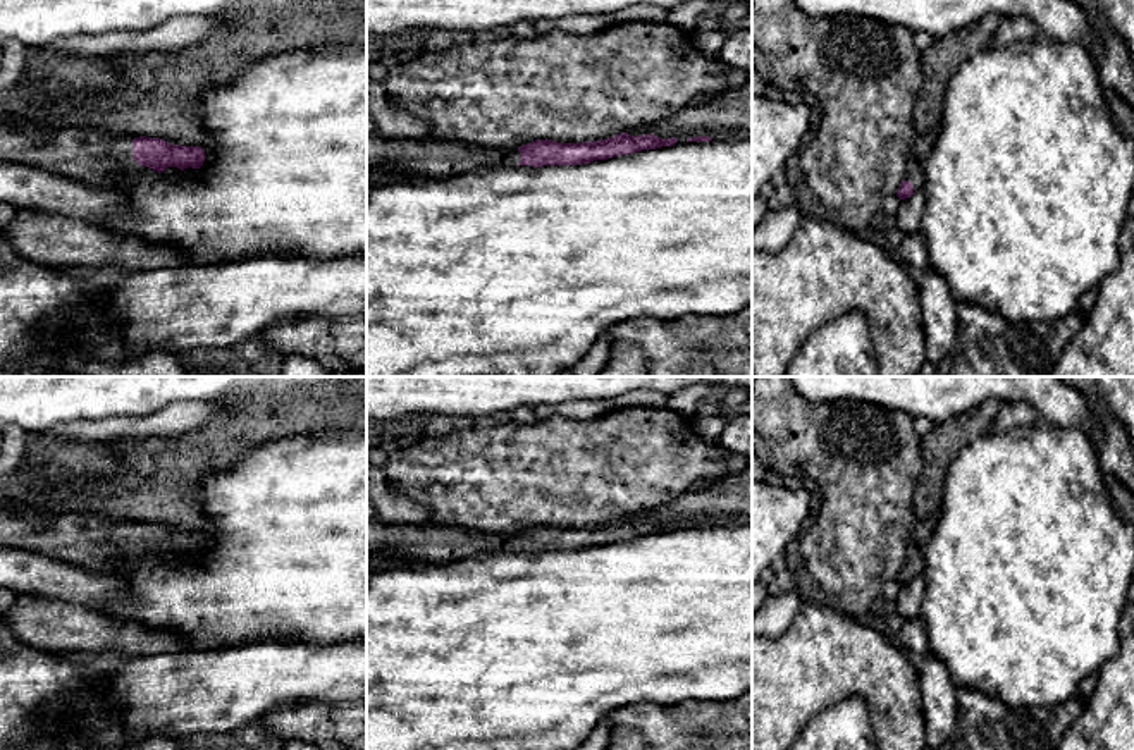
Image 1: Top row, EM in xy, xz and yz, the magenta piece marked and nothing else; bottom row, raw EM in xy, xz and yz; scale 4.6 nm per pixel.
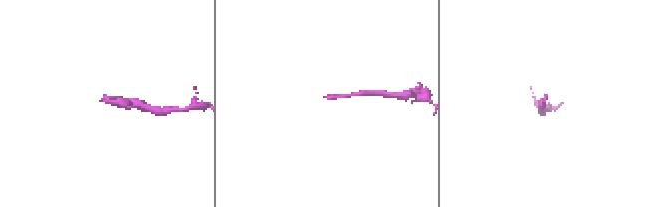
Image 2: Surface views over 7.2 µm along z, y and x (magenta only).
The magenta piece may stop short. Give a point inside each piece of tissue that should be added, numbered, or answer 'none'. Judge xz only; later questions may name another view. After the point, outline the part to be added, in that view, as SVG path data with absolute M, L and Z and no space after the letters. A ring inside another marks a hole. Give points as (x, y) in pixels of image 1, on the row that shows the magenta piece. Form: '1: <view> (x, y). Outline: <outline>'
1: xz (410, 159). Outline: M367 132L367 165L391 167L391 181L456 177L497 167L516 167L520 151L451 139L385 138Z

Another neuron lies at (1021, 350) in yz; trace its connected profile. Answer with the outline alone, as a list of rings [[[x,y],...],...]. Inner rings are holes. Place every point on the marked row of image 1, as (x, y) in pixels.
[[[957,303],[960,332],[988,342],[1003,377],[1051,377],[1067,344],[1084,323],[1079,310],[1065,318],[1039,323],[1015,323],[977,304]]]

